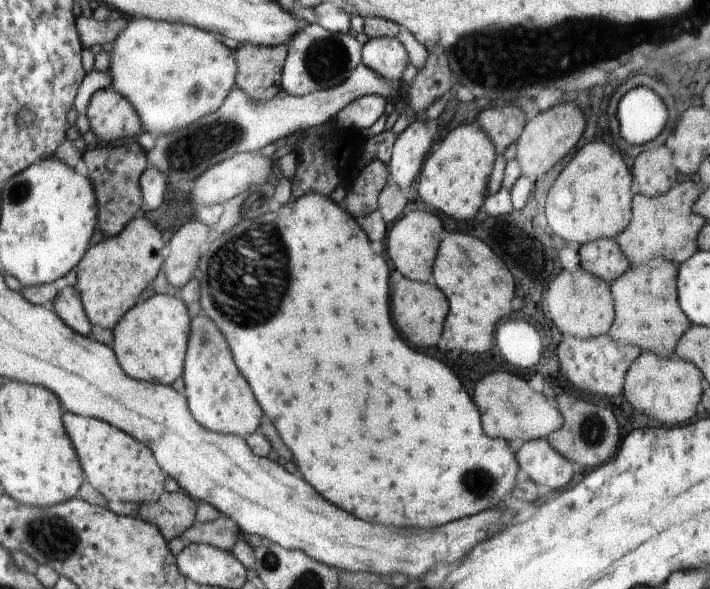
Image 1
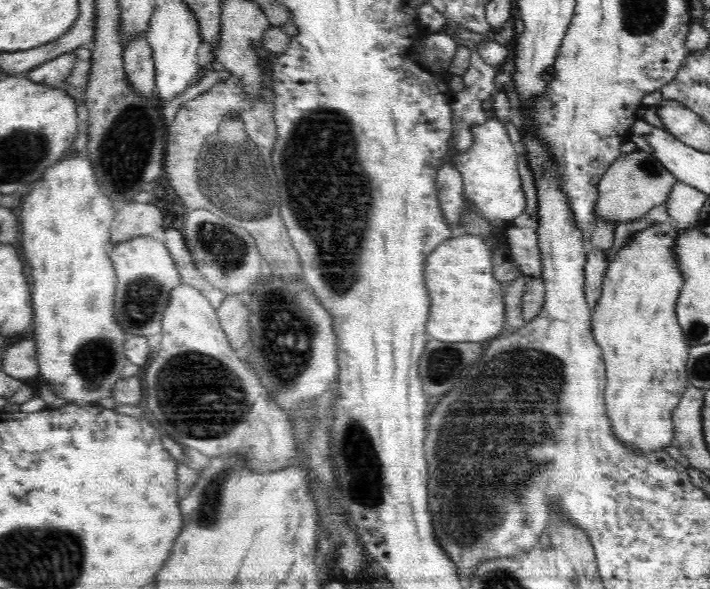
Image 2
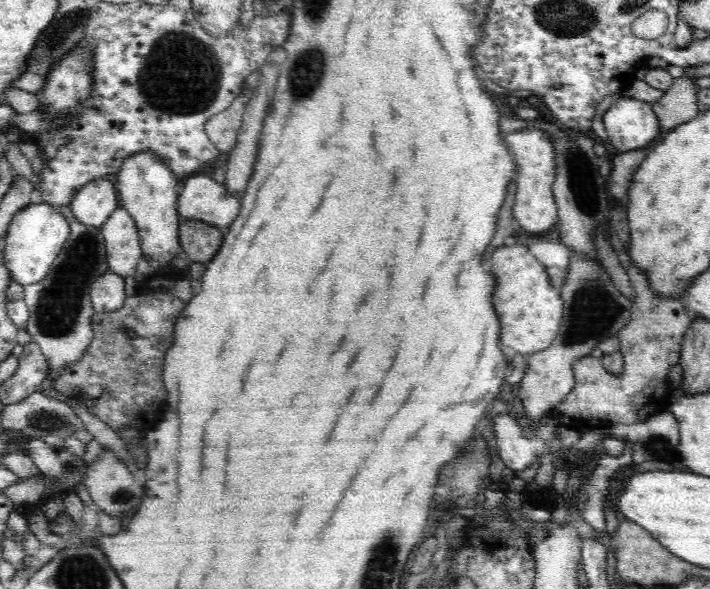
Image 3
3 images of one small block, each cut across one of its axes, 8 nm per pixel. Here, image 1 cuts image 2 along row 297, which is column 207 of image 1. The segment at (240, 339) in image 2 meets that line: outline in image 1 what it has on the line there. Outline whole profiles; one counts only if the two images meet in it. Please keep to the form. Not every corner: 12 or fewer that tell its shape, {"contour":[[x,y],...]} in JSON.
{"contour":[[188,222],[170,238],[161,271],[174,288],[192,278],[208,232]]}

